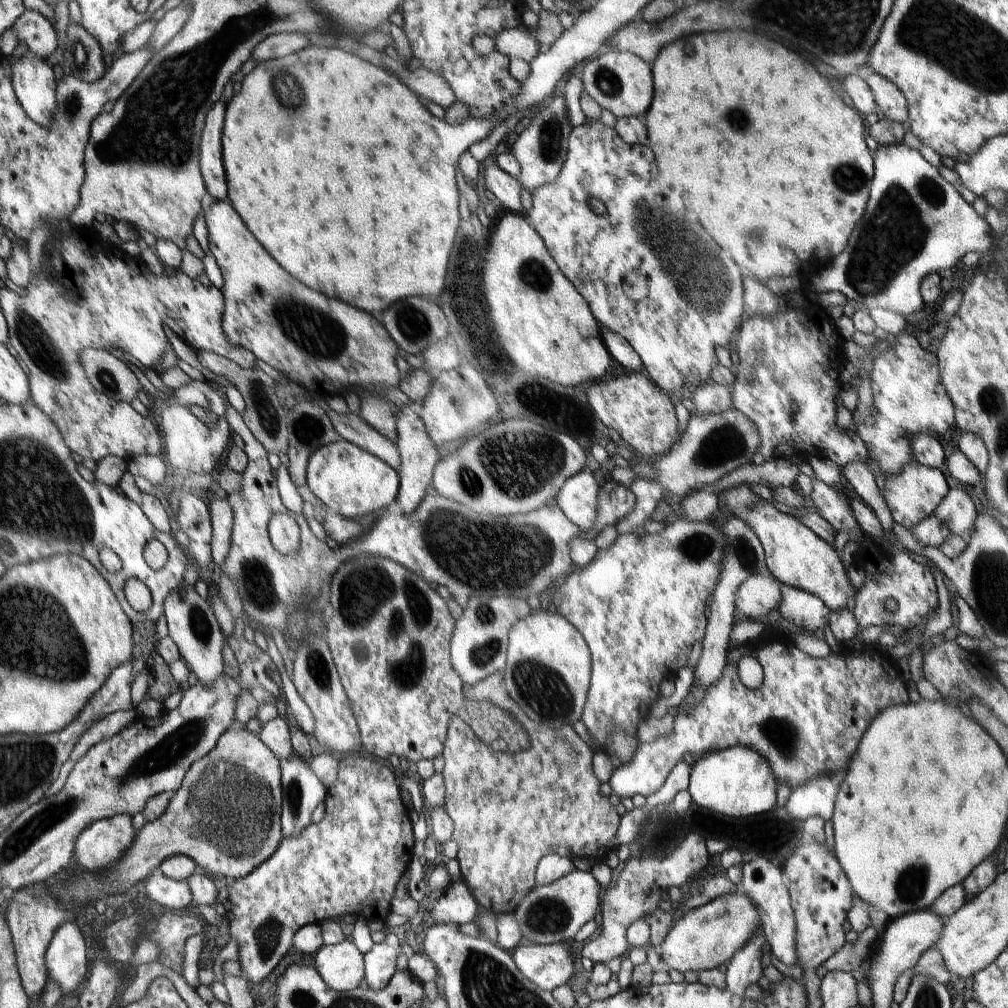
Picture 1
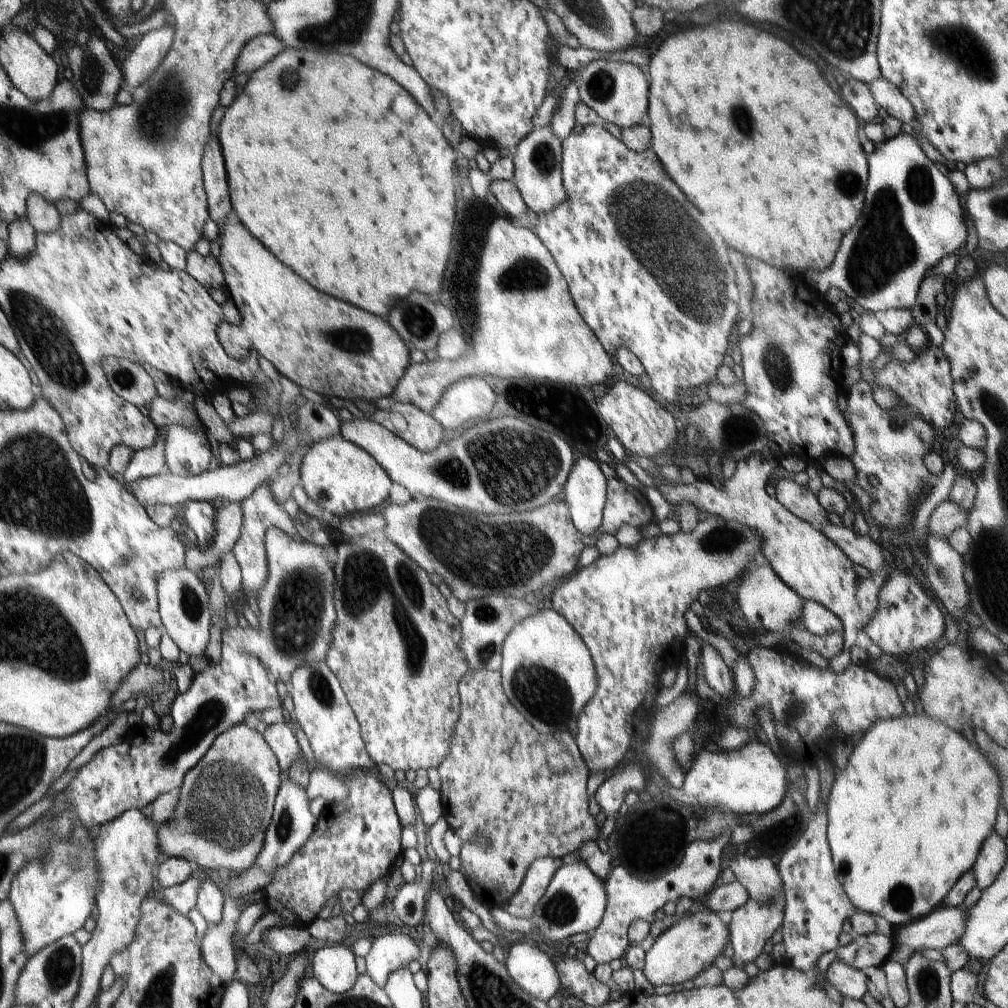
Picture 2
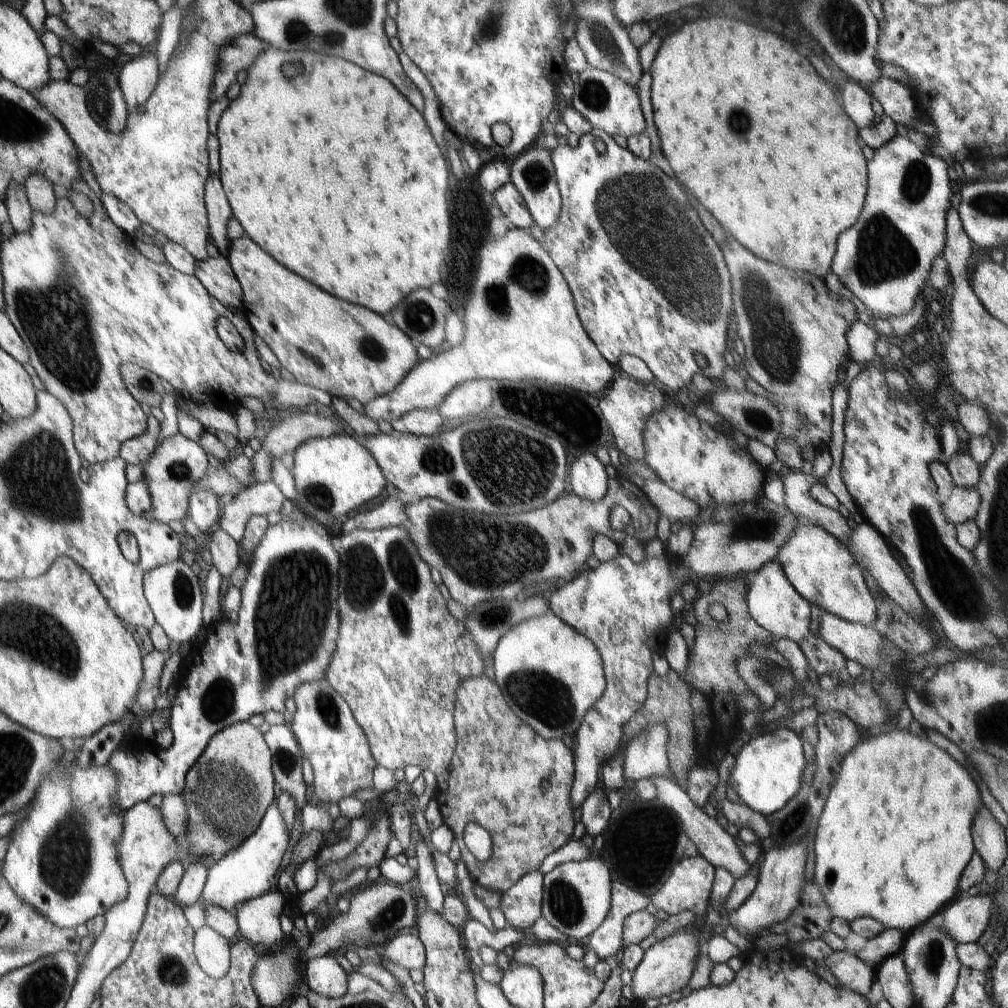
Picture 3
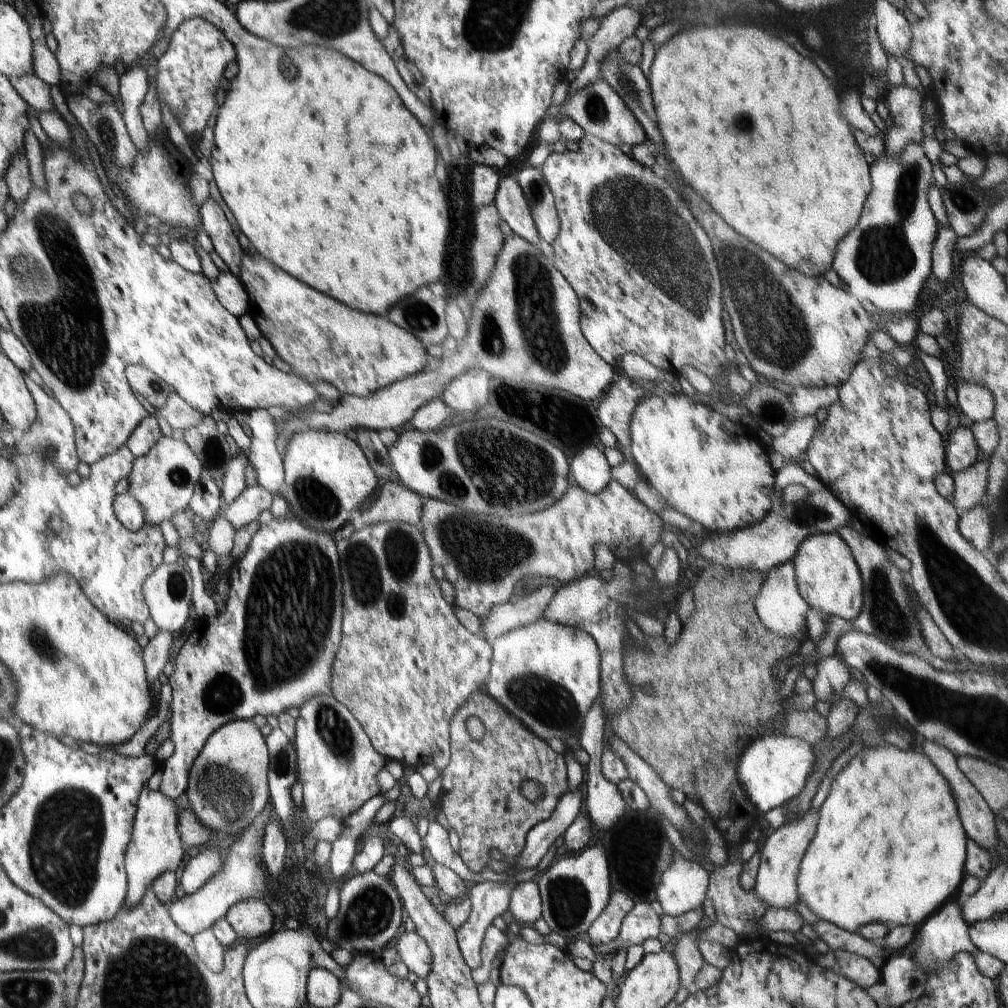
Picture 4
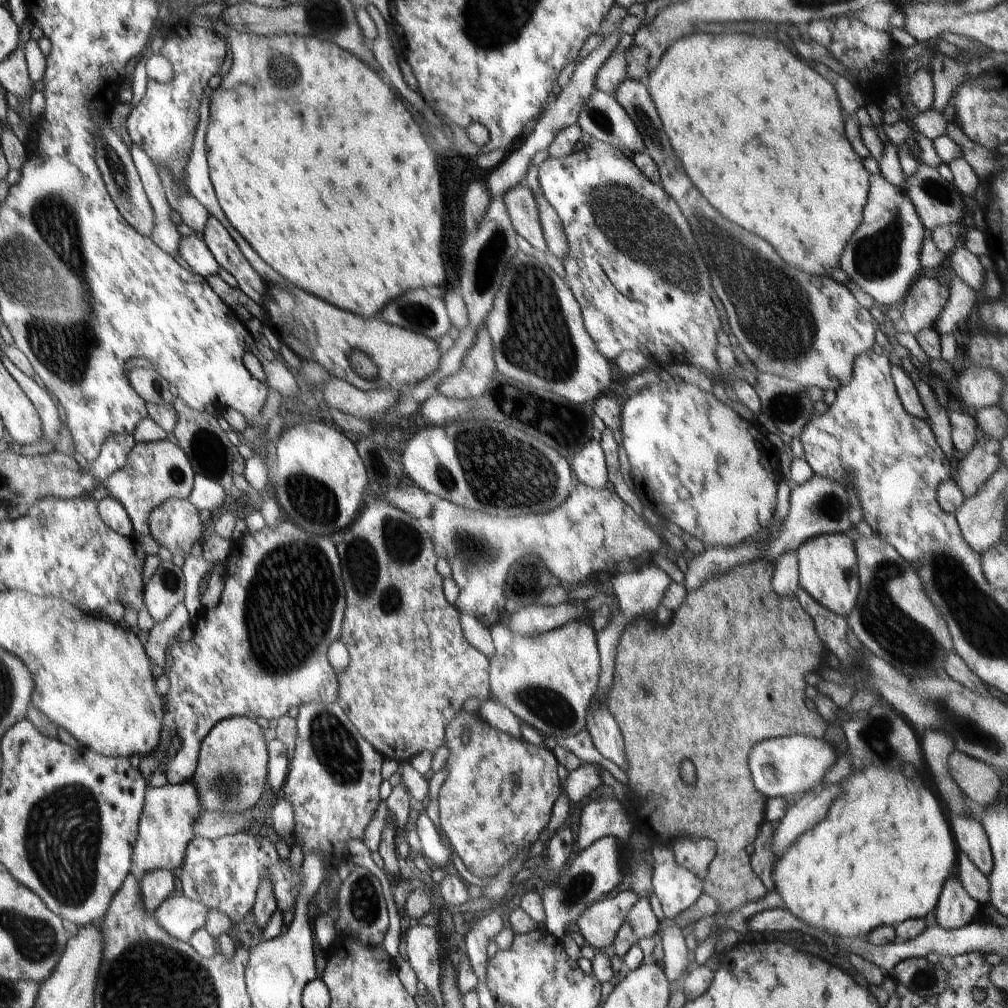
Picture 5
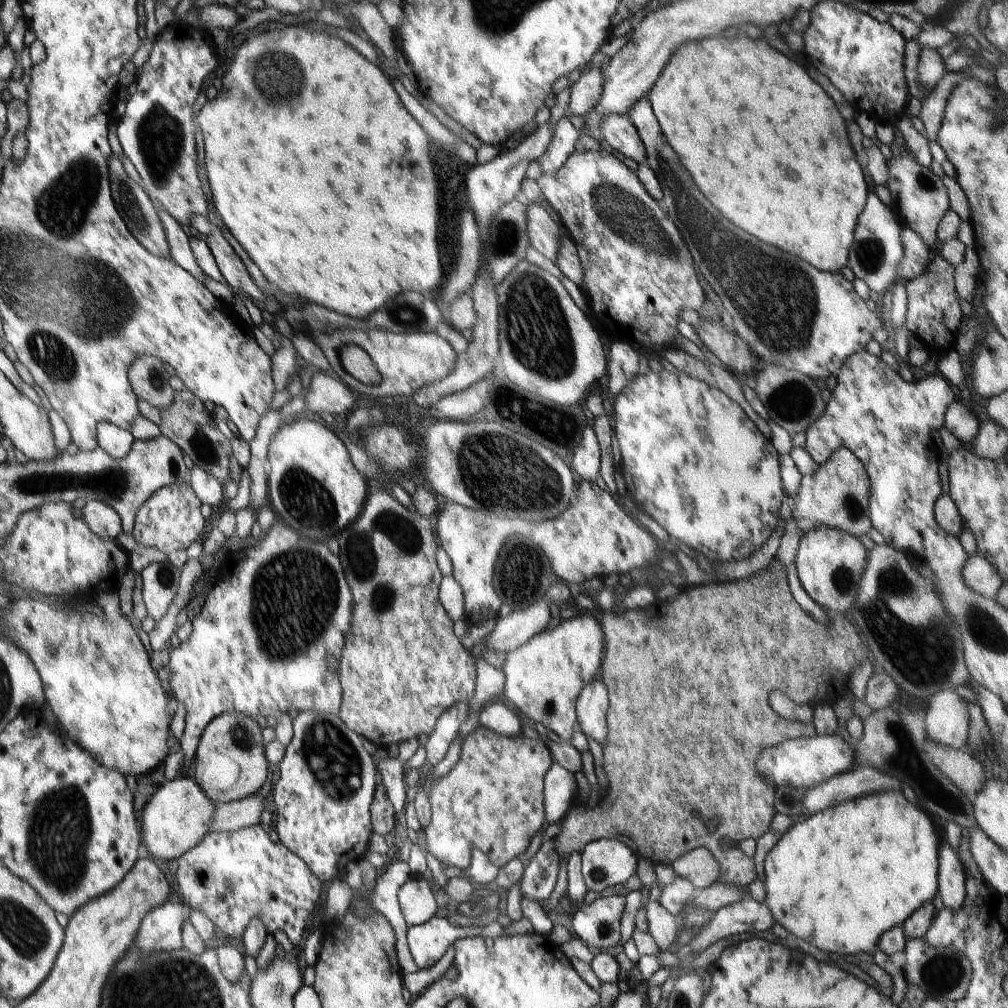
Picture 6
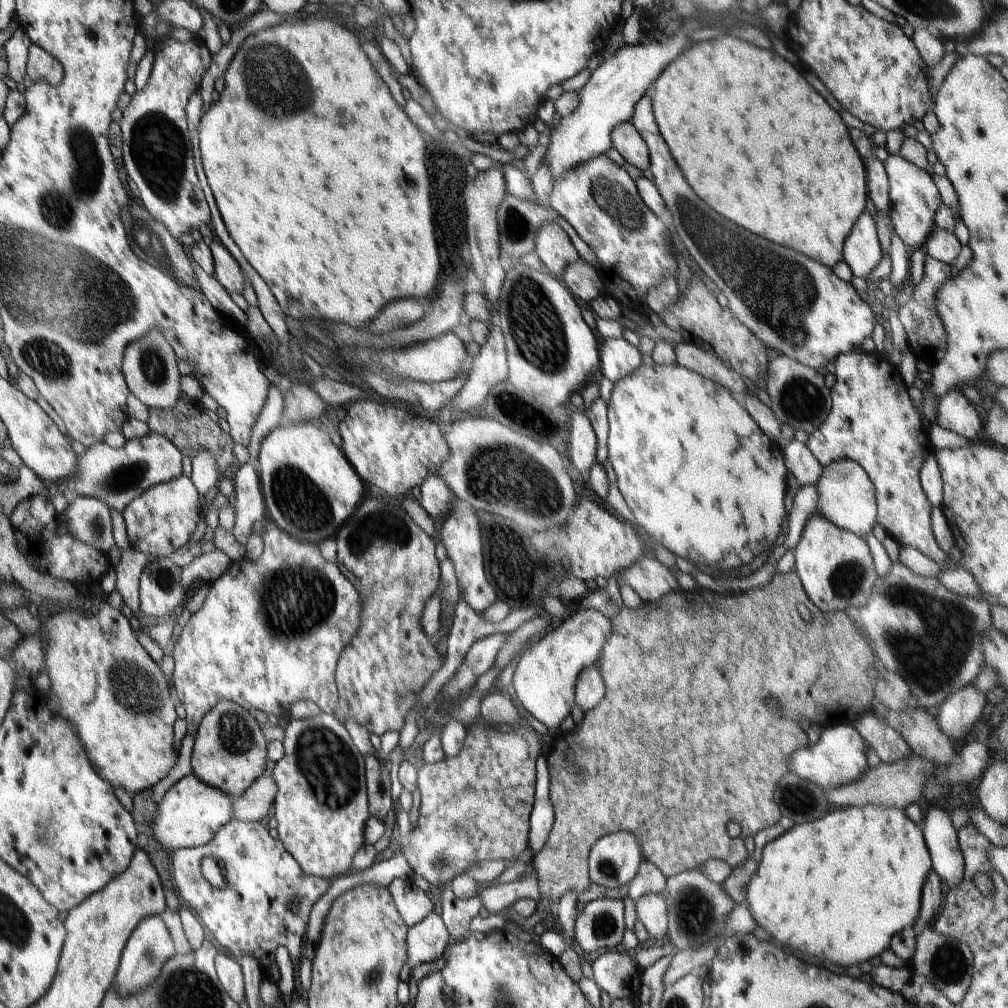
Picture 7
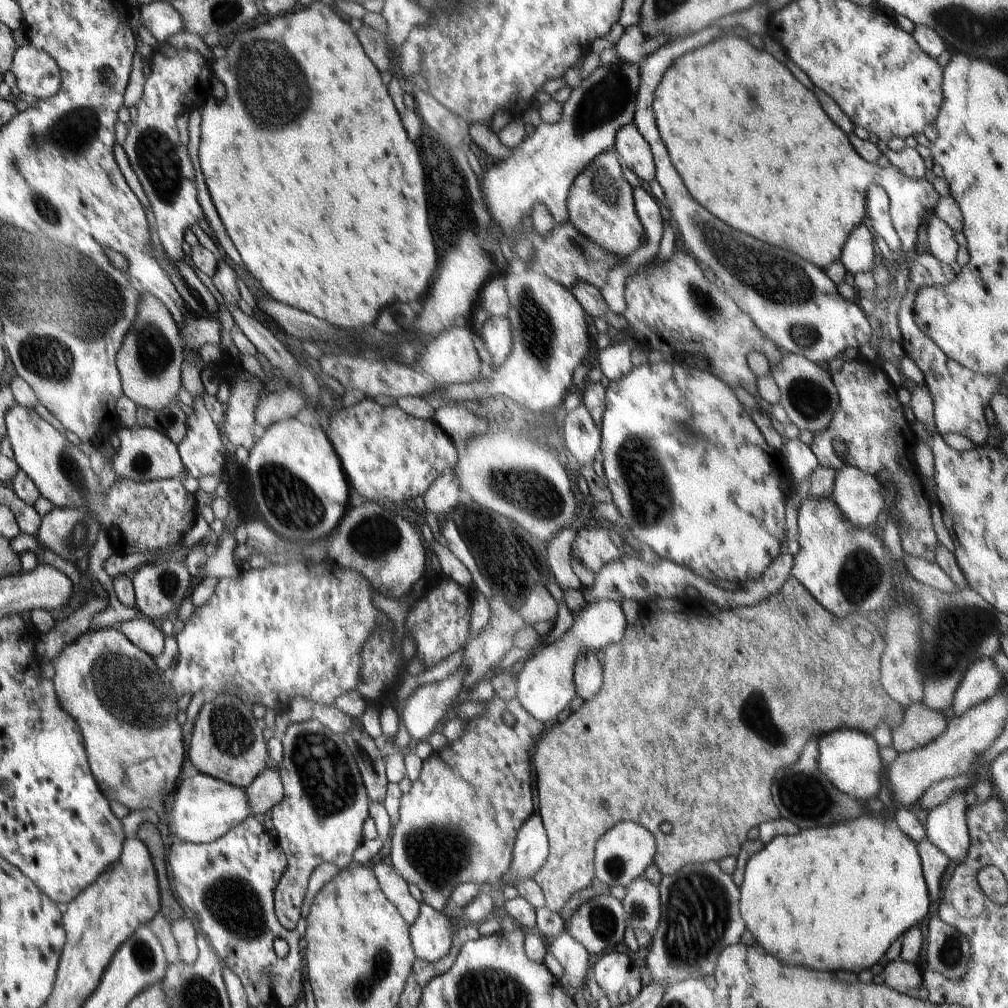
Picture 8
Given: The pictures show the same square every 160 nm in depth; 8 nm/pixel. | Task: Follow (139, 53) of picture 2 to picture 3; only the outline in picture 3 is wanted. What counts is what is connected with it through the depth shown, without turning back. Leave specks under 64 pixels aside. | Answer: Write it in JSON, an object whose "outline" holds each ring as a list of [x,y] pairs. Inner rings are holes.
{"outline":[[[144,53],[122,66],[118,82],[129,113],[138,112],[139,106],[145,105],[150,96],[152,96],[160,79],[158,67],[157,56],[148,56]]]}

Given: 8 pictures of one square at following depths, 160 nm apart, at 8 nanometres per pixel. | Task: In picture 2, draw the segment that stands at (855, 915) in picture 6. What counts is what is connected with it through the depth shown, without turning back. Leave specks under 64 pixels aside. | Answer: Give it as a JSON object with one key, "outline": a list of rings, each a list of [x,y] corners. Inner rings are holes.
{"outline":[[[918,711],[914,716],[907,714],[893,719],[879,720],[872,728],[856,739],[844,771],[835,771],[827,800],[827,841],[835,866],[835,875],[842,890],[850,899],[855,911],[884,917],[894,928],[900,928],[920,917],[926,916],[944,904],[948,892],[967,870],[973,868],[984,839],[994,832],[996,808],[1001,804],[999,773],[991,766],[987,757],[974,746],[970,746],[960,734],[946,728],[943,722]]]}

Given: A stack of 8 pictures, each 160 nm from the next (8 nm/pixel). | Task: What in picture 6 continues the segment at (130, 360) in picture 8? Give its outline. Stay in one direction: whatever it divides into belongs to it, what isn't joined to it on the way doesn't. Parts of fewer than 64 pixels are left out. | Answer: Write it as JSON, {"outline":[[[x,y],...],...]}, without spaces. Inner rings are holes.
{"outline":[[[138,355],[127,370],[127,379],[140,401],[164,410],[173,403],[173,388],[166,364],[154,355]]]}

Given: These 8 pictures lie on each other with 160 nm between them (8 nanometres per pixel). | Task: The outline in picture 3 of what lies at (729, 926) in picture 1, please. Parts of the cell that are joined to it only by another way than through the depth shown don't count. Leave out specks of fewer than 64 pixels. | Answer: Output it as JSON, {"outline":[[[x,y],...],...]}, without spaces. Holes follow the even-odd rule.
{"outline":[[[688,929],[658,941],[645,951],[642,962],[632,973],[631,988],[635,998],[633,1005],[642,1005],[647,998],[659,1000],[662,996],[682,990],[689,983],[698,956],[697,939],[698,937],[692,936]]]}

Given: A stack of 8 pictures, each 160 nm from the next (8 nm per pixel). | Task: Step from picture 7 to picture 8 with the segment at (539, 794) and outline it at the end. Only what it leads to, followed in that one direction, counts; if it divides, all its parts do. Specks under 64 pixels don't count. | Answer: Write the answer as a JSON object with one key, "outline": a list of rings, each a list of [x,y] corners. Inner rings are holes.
{"outline":[[[533,813],[520,827],[512,849],[512,860],[501,878],[502,884],[514,886],[520,878],[530,878],[544,866],[549,855],[549,840],[540,814]]]}

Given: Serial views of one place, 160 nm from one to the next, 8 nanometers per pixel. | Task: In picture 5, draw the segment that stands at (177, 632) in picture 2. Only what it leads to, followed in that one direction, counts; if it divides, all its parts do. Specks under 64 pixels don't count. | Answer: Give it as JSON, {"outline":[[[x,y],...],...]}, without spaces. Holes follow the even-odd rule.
{"outline":[[[160,561],[147,585],[143,586],[143,602],[156,623],[167,619],[172,609],[185,597],[185,578],[181,567],[172,561]]]}

